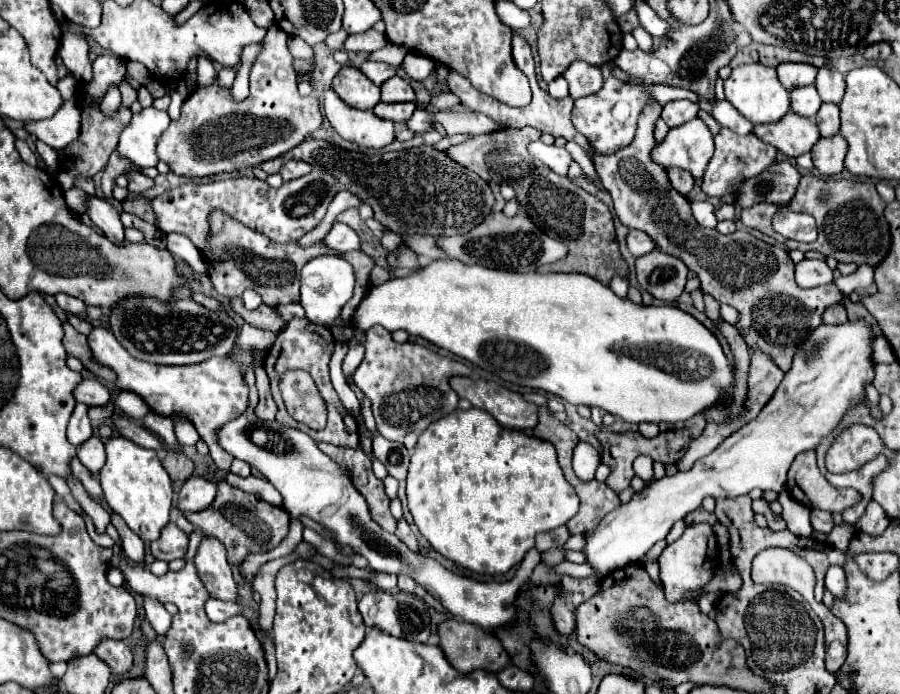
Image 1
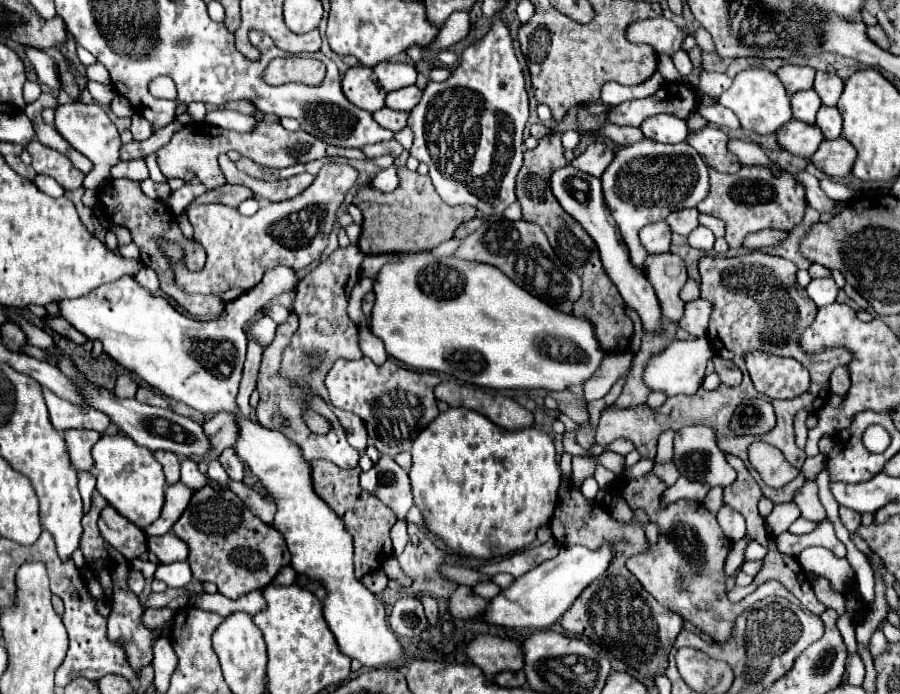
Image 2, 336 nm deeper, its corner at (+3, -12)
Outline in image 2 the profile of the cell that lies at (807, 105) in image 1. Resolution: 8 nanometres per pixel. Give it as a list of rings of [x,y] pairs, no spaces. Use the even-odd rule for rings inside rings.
[[[803,90],[791,96],[791,108],[793,108],[793,118],[803,120],[807,124],[815,124],[815,114],[821,106],[821,98],[813,90]]]

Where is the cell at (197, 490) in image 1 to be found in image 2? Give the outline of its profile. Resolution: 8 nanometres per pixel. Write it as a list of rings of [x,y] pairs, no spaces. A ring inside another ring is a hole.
[[[177,482],[173,486],[169,486],[167,492],[165,492],[163,512],[161,512],[161,516],[149,528],[145,528],[145,534],[147,536],[167,534],[173,528],[173,524],[179,520],[183,510],[187,508],[191,496],[193,496],[193,490],[187,488],[183,482]]]

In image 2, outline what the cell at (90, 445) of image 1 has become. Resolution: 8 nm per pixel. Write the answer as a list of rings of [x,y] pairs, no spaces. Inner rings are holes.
[[[65,430],[63,438],[67,444],[67,454],[71,458],[71,464],[77,470],[91,470],[95,466],[91,448],[101,438],[101,434],[95,430]]]

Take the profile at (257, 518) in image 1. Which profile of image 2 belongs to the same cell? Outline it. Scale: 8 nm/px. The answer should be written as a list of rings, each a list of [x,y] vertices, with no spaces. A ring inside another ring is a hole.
[[[209,484],[203,486],[201,490],[197,490],[189,502],[189,506],[185,508],[185,512],[181,514],[181,518],[175,522],[173,526],[173,534],[179,536],[187,546],[189,546],[189,566],[193,572],[193,578],[199,582],[213,582],[217,584],[219,592],[227,598],[239,598],[247,592],[253,590],[261,590],[265,586],[271,584],[271,580],[275,578],[275,574],[283,568],[289,566],[289,550],[285,544],[285,538],[281,536],[281,532],[277,532],[275,528],[263,524],[243,502],[237,494],[233,494],[231,490],[213,490]]]

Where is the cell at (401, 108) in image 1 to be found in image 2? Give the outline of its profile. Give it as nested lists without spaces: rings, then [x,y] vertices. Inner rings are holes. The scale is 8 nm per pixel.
[[[381,108],[373,114],[375,122],[391,132],[399,132],[407,126],[407,112],[397,112],[397,110],[391,110],[391,108]]]

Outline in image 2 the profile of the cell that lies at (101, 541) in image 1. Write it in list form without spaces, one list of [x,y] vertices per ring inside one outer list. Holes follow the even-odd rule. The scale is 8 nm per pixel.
[[[131,569],[128,574],[127,582],[135,594],[140,595],[142,593],[145,586],[145,579],[140,572]]]

